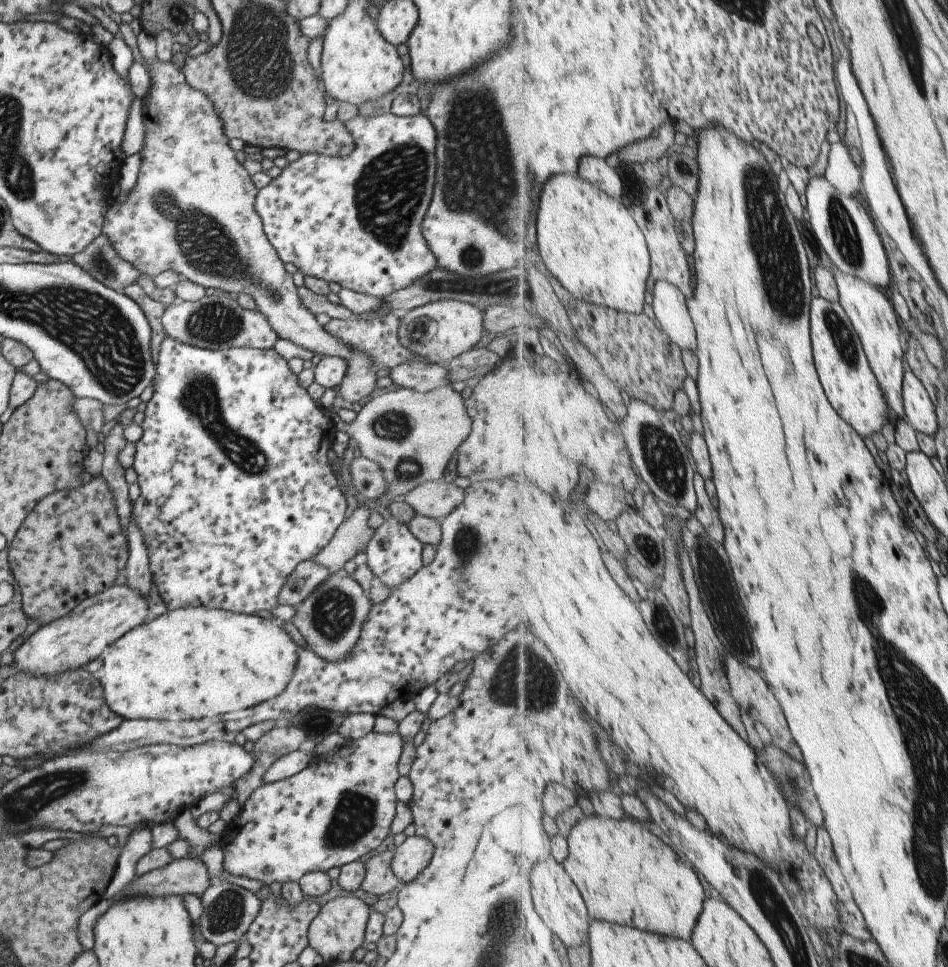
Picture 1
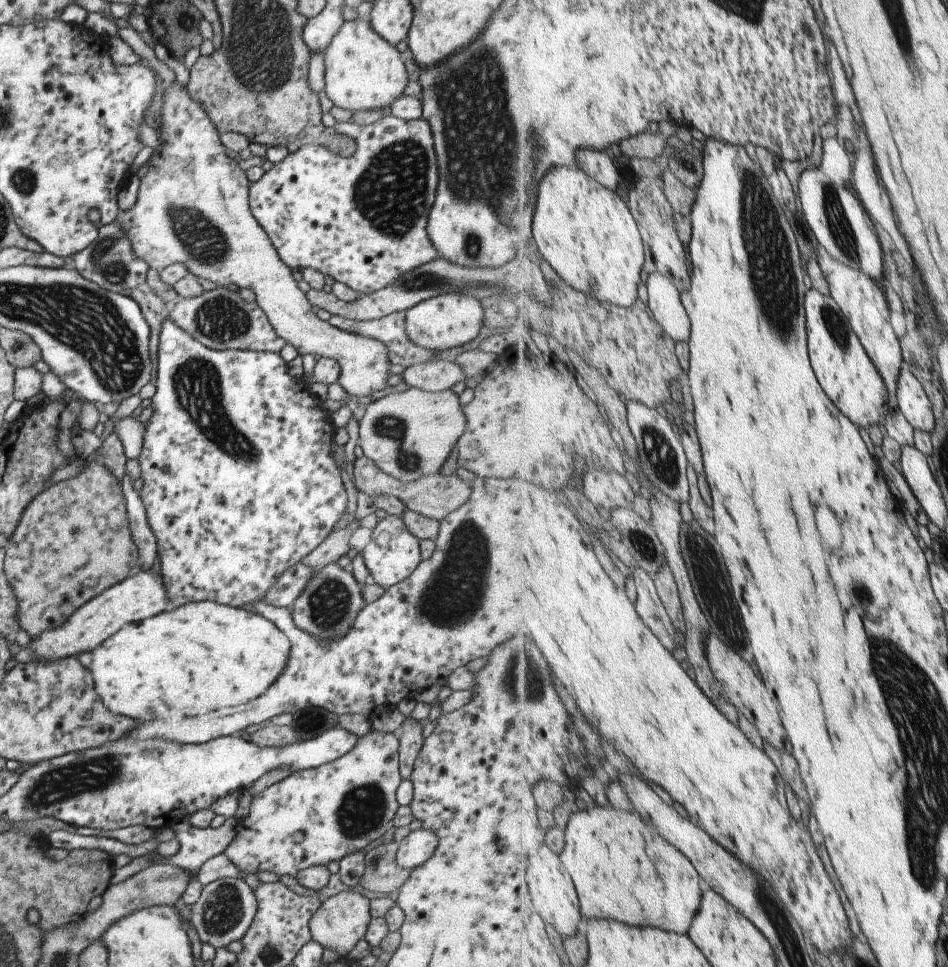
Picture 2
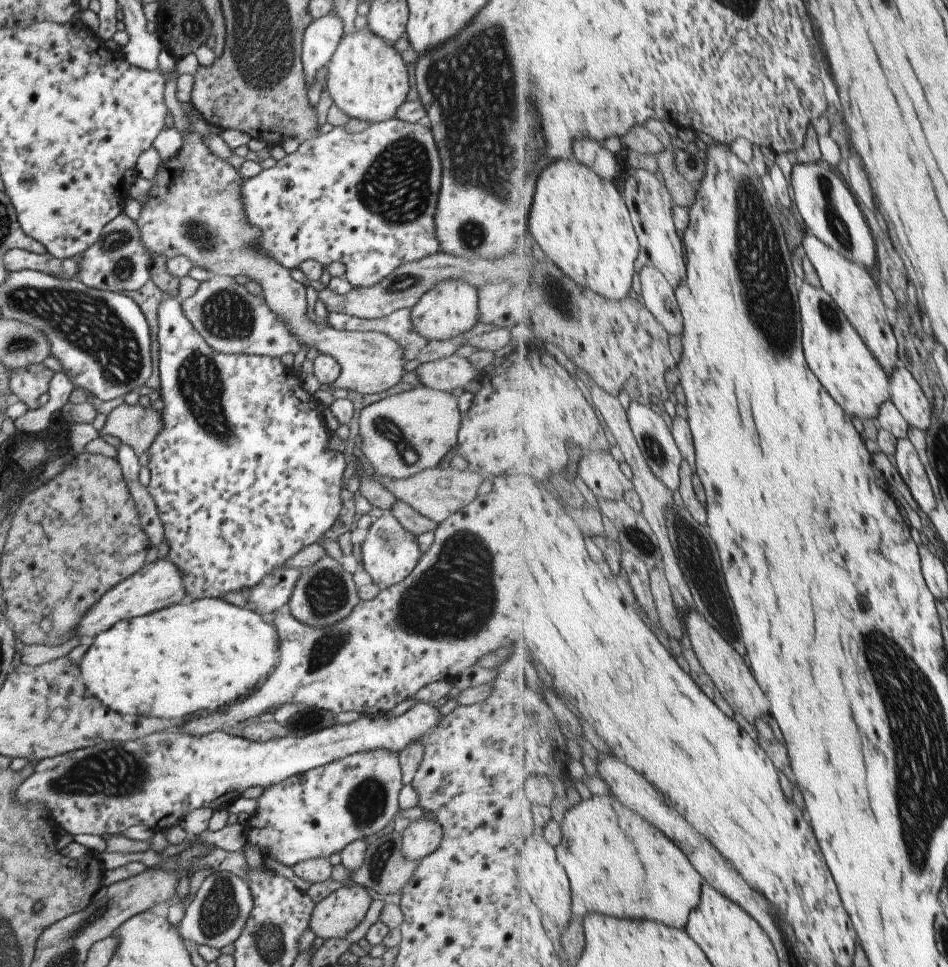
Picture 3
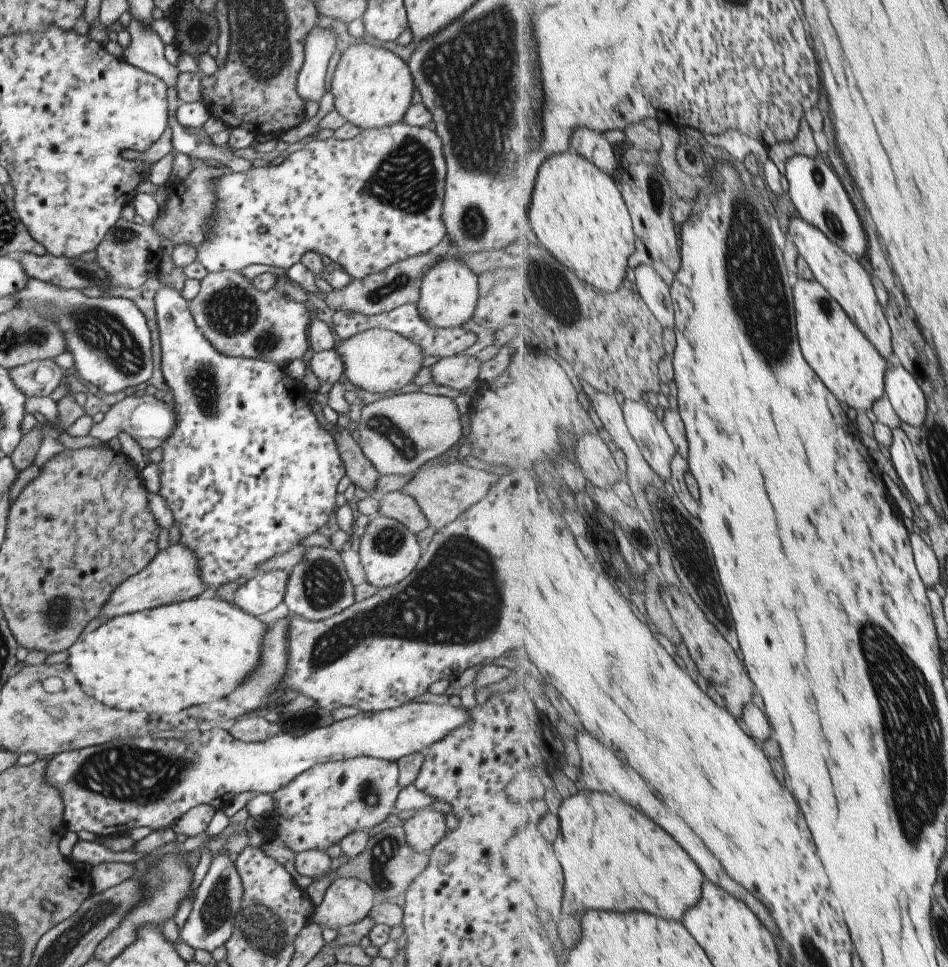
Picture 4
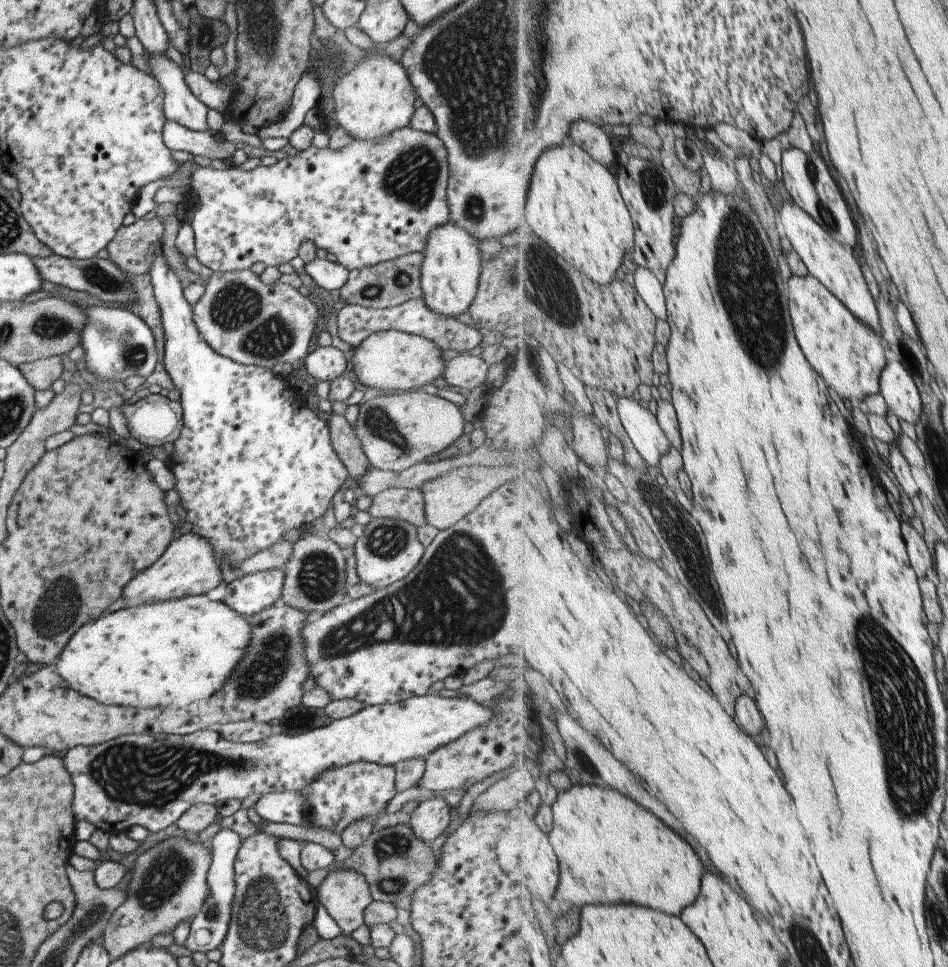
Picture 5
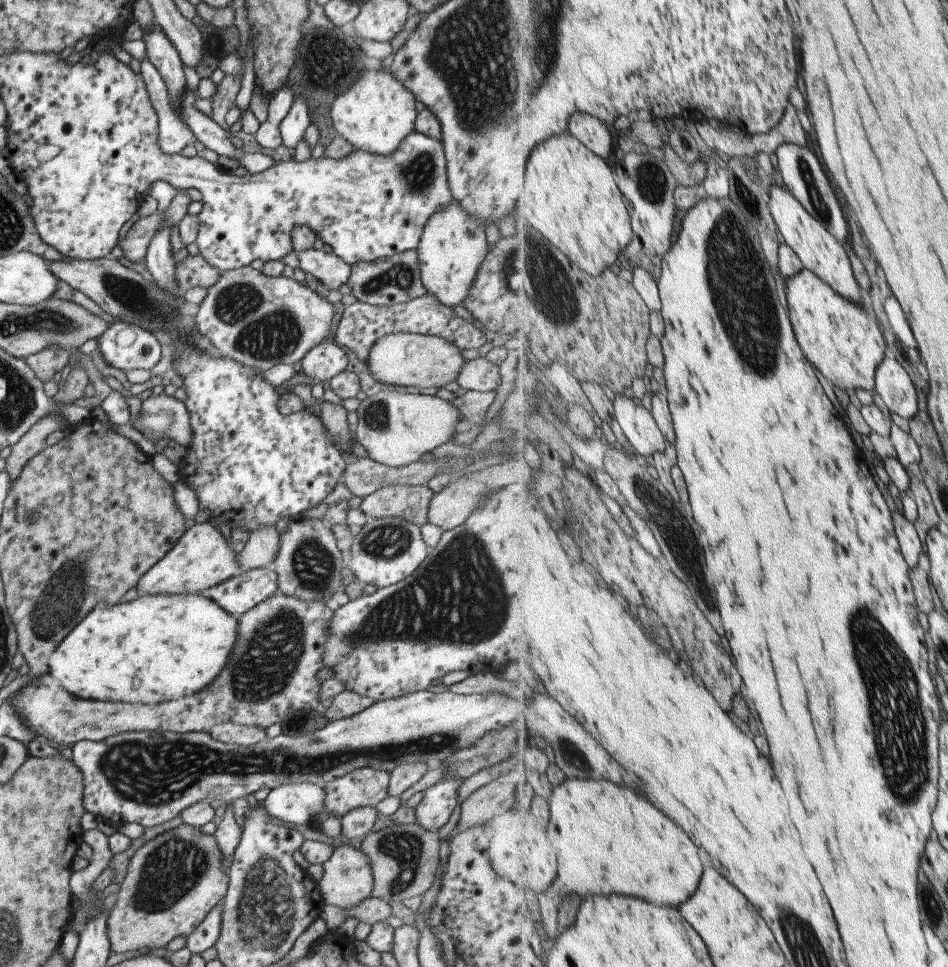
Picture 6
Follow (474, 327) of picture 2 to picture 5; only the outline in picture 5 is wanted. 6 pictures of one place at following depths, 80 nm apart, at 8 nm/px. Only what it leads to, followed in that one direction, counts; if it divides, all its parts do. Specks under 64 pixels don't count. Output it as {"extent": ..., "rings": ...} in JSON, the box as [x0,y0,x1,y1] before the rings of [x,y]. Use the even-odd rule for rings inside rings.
{"extent":[420,220,482,319],"rings":[[[450,220],[428,234],[421,252],[424,257],[420,268],[420,291],[425,306],[431,312],[452,319],[468,312],[472,298],[476,295],[482,265],[478,248],[479,242]]]}

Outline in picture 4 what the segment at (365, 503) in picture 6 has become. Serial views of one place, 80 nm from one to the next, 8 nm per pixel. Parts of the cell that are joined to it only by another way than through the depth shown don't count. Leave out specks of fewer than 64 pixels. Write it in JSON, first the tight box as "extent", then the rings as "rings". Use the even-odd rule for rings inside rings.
{"extent":[377,491,428,535],"rings":[[[393,491],[378,496],[377,515],[392,518],[404,524],[414,535],[428,526],[426,516],[419,510],[412,497],[401,491]]]}

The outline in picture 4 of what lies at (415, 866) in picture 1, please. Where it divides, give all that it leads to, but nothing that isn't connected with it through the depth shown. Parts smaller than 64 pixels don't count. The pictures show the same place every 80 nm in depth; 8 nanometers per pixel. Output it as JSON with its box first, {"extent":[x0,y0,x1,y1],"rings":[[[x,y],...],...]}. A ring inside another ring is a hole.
{"extent":[402,809,445,854],"rings":[[[419,809],[416,814],[402,824],[405,840],[413,852],[427,854],[445,834],[443,809]]]}

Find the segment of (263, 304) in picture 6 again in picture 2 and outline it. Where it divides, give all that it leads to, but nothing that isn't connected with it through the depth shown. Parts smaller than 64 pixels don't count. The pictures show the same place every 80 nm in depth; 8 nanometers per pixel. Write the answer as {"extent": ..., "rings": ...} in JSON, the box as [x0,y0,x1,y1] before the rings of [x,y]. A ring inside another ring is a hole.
{"extent":[168,286,286,353],"rings":[[[217,286],[199,296],[178,298],[170,305],[168,319],[208,349],[252,350],[278,353],[286,342],[273,330],[257,303],[245,302],[237,289]]]}

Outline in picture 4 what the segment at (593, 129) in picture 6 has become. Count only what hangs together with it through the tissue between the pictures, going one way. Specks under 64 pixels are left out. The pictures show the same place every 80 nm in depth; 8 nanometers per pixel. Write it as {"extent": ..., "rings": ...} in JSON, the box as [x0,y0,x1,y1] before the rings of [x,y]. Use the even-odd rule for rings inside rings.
{"extent":[571,127,619,174],"rings":[[[585,127],[578,128],[571,138],[571,149],[596,164],[603,172],[613,174],[619,166],[615,148],[601,133]]]}

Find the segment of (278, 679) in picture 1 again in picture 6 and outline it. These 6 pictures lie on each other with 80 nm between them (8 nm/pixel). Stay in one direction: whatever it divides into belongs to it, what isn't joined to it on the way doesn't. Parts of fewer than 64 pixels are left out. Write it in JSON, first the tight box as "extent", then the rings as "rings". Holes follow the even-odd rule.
{"extent":[47,593,238,705],"rings":[[[200,593],[186,595],[141,595],[127,603],[115,605],[96,604],[87,616],[57,645],[48,658],[47,672],[61,683],[61,686],[73,696],[90,701],[111,701],[114,703],[131,703],[154,705],[165,701],[176,701],[183,697],[193,696],[204,689],[218,674],[227,662],[234,642],[238,637],[238,620],[226,613],[217,603],[204,598]]]}

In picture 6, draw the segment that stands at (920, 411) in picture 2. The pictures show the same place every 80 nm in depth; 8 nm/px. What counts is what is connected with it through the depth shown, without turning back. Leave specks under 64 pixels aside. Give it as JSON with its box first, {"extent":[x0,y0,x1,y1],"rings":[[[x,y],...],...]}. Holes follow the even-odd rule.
{"extent":[876,358,917,421],"rings":[[[886,358],[876,372],[876,394],[880,396],[889,412],[899,414],[910,421],[917,406],[917,388],[909,372],[897,362]]]}

